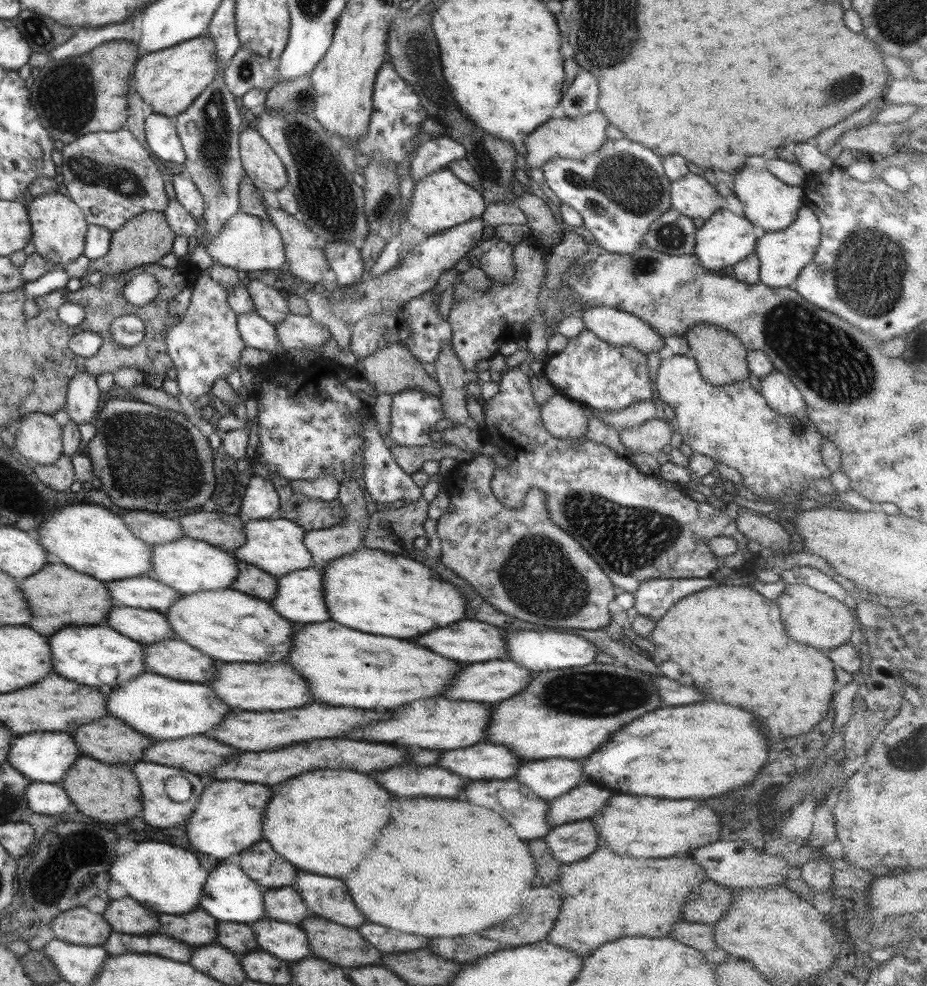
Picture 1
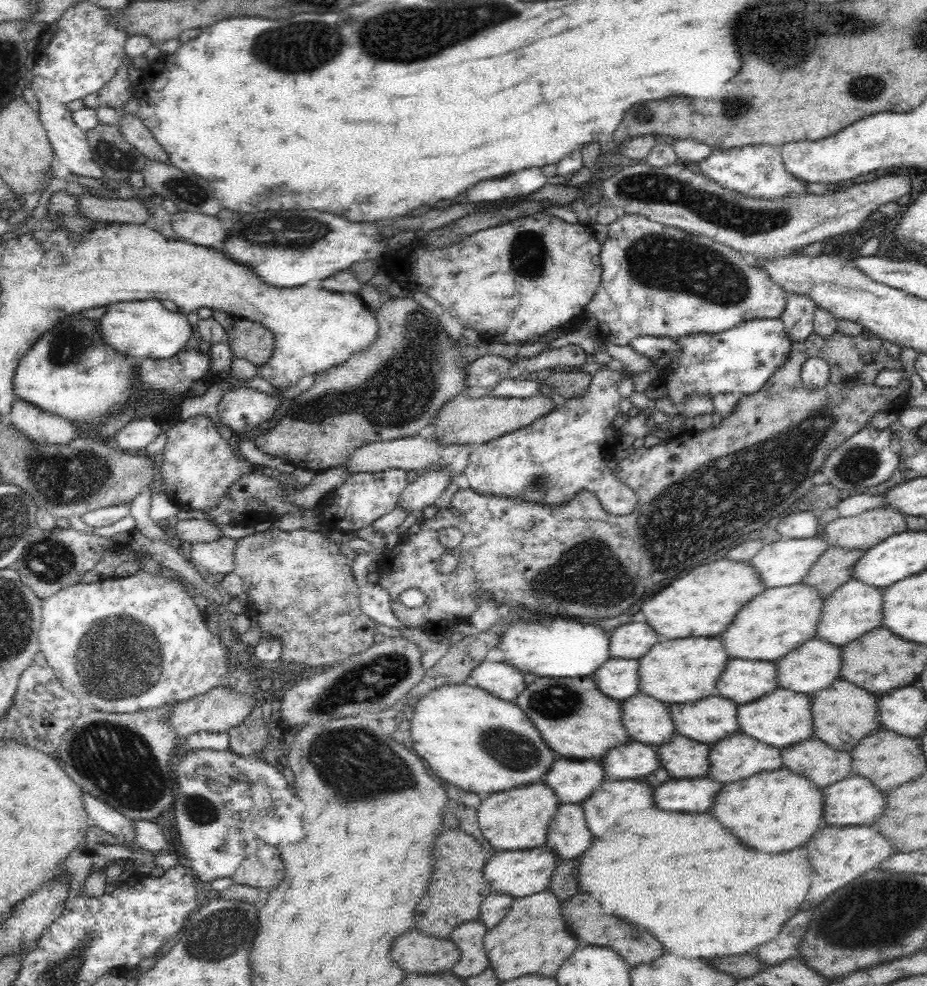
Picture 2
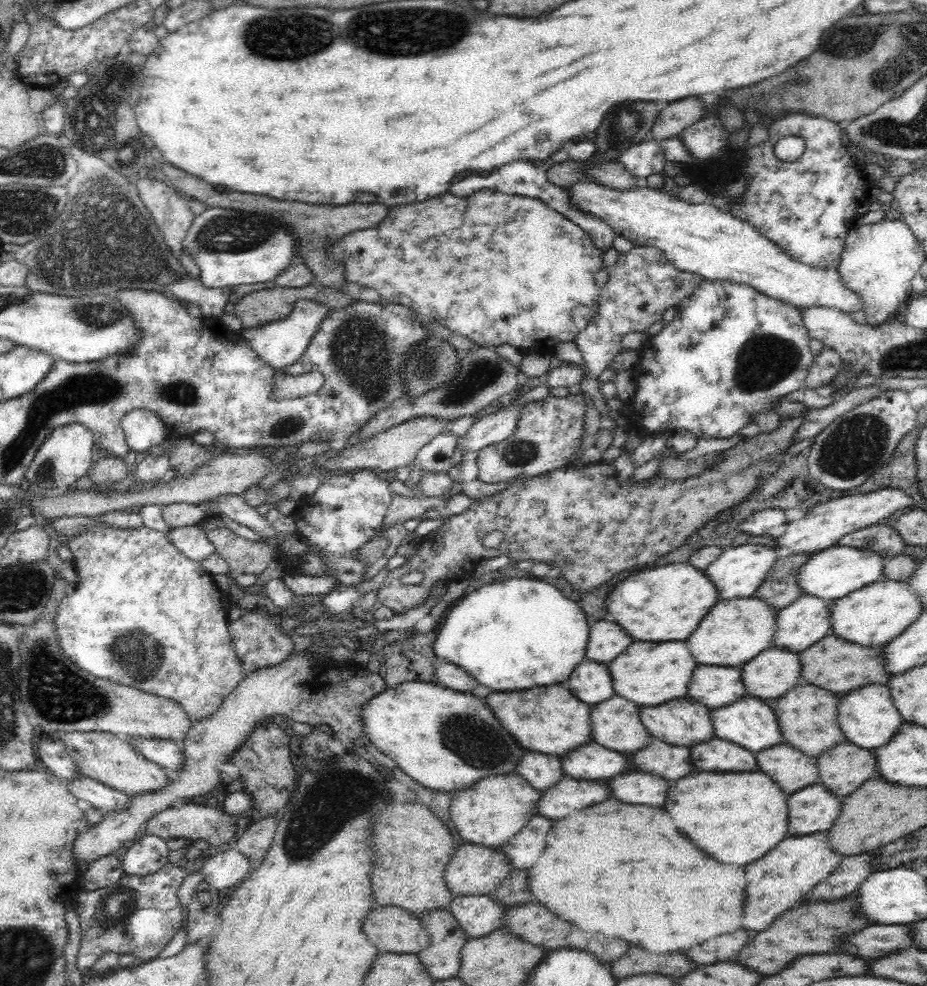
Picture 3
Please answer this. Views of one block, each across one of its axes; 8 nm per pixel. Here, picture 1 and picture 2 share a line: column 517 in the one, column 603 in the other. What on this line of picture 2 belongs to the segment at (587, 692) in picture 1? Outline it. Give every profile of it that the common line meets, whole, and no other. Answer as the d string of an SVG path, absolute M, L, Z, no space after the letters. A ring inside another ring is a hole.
M592 676L586 678L537 677L528 683L516 704L542 734L546 744L566 758L592 758L598 762L610 748L628 744L628 734L620 724L622 701L612 700L598 690Z

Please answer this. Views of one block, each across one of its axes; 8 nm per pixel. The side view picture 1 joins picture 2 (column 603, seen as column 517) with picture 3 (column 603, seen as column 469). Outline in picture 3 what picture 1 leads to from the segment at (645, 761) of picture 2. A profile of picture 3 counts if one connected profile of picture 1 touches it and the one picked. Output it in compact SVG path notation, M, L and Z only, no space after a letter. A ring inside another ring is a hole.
M596 742L584 744L562 756L562 770L570 778L598 780L614 778L626 770L626 758Z

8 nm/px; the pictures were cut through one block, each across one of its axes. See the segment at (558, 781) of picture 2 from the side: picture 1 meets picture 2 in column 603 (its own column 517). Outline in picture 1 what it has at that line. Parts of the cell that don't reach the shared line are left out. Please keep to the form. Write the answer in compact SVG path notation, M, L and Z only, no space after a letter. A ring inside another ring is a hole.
M549 758L527 761L518 767L515 779L536 797L551 801L582 784L584 772L578 760Z

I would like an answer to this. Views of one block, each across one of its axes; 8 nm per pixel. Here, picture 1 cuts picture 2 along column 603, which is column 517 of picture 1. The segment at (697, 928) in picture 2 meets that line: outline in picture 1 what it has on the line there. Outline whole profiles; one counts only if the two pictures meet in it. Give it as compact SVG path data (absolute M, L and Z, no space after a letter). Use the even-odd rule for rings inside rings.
M396 798L390 806L390 822L376 838L374 850L362 868L352 870L344 882L358 910L376 924L390 926L426 938L454 938L504 922L518 910L518 896L532 886L536 876L528 846L502 820L502 816L460 800Z

